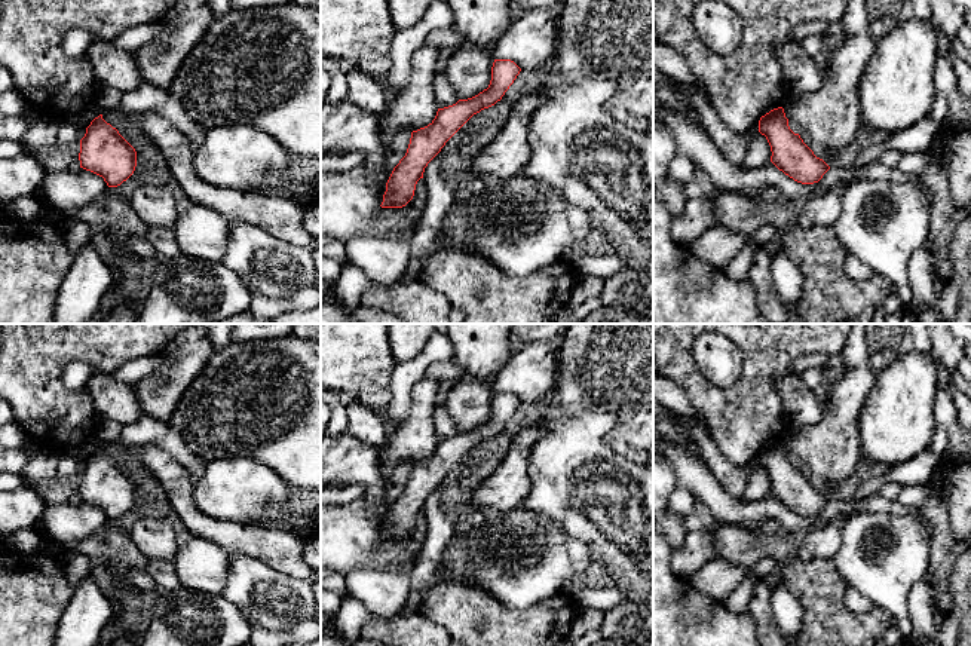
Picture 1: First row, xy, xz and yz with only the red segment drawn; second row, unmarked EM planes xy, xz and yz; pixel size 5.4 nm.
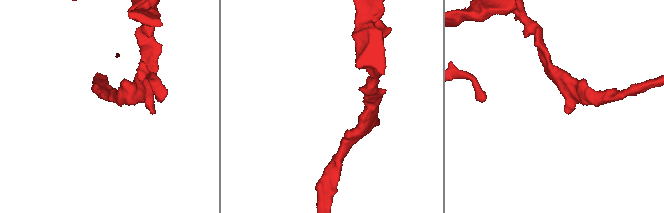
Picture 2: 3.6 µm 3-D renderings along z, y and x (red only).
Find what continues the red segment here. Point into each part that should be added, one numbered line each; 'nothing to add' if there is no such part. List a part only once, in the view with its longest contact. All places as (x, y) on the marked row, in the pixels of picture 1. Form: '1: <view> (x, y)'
nothing to add

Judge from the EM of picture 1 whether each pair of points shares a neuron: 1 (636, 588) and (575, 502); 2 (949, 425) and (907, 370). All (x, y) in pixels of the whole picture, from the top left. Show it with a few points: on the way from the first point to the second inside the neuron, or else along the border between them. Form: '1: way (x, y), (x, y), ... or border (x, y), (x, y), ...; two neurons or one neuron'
1: way (636, 568), (596, 523); one neuron
2: border (940, 389), (934, 404), (934, 421), (937, 425); two neurons

